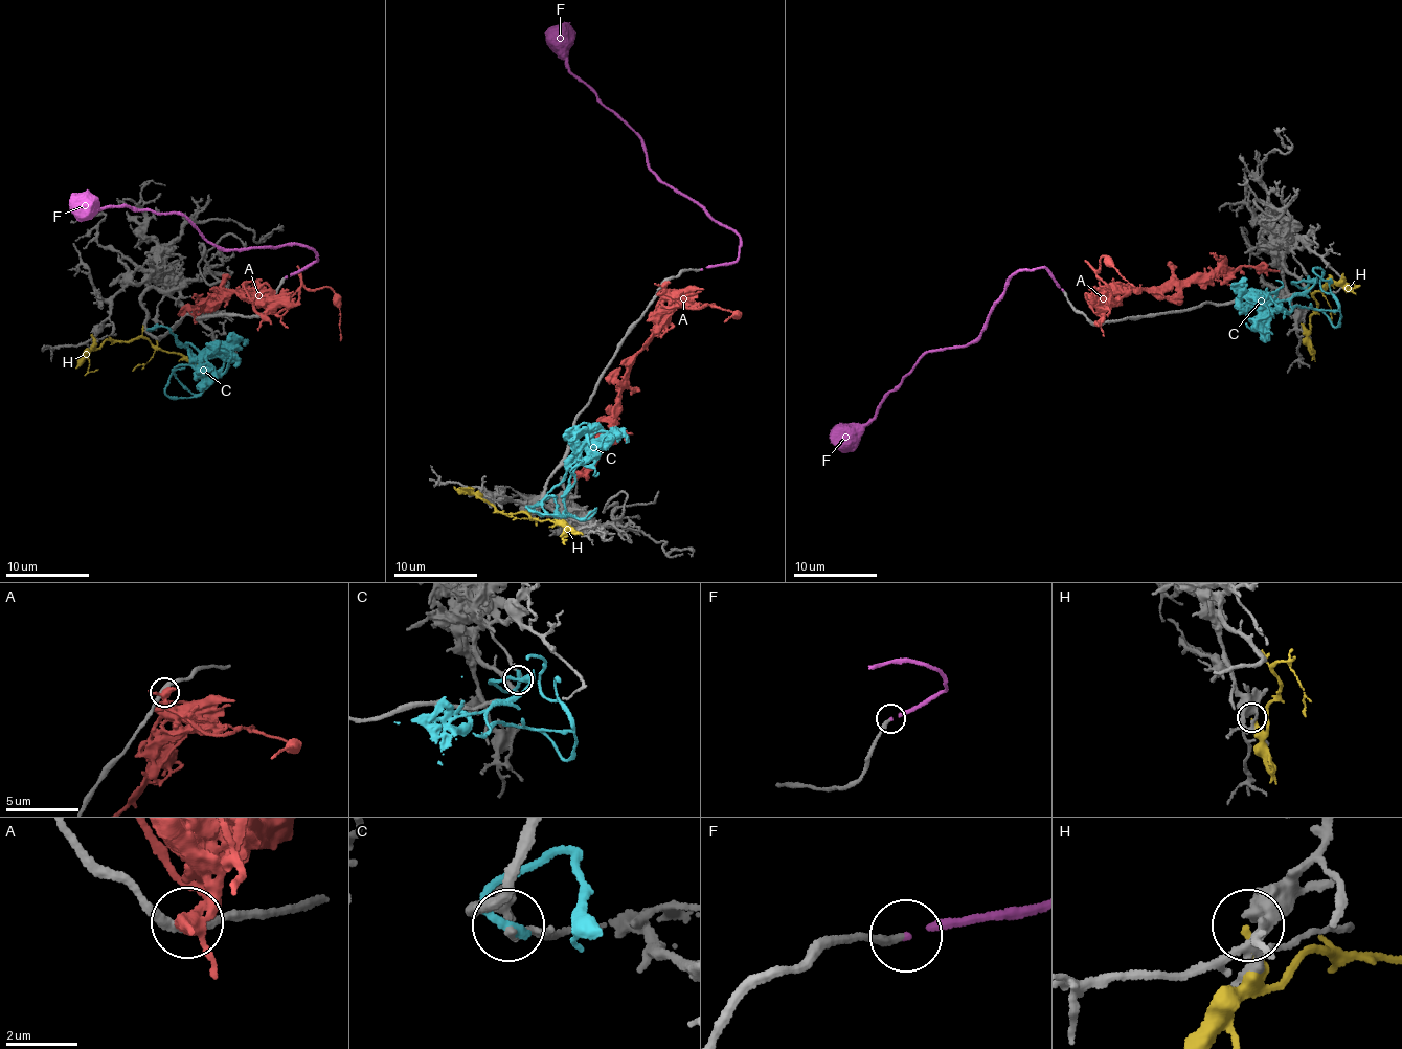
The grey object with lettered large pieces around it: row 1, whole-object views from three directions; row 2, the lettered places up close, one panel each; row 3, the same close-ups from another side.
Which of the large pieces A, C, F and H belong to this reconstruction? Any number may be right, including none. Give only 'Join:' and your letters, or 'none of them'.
Join: F

